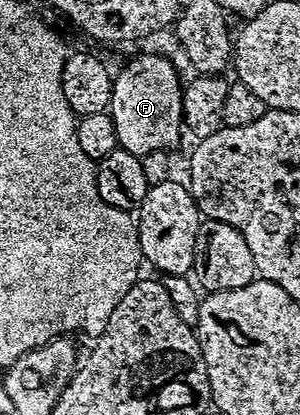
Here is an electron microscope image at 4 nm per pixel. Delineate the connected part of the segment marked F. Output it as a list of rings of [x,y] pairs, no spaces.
[[[139,55],[113,75],[109,114],[115,126],[115,142],[129,153],[142,157],[145,153],[167,151],[181,134],[183,87],[175,67],[163,55]]]

